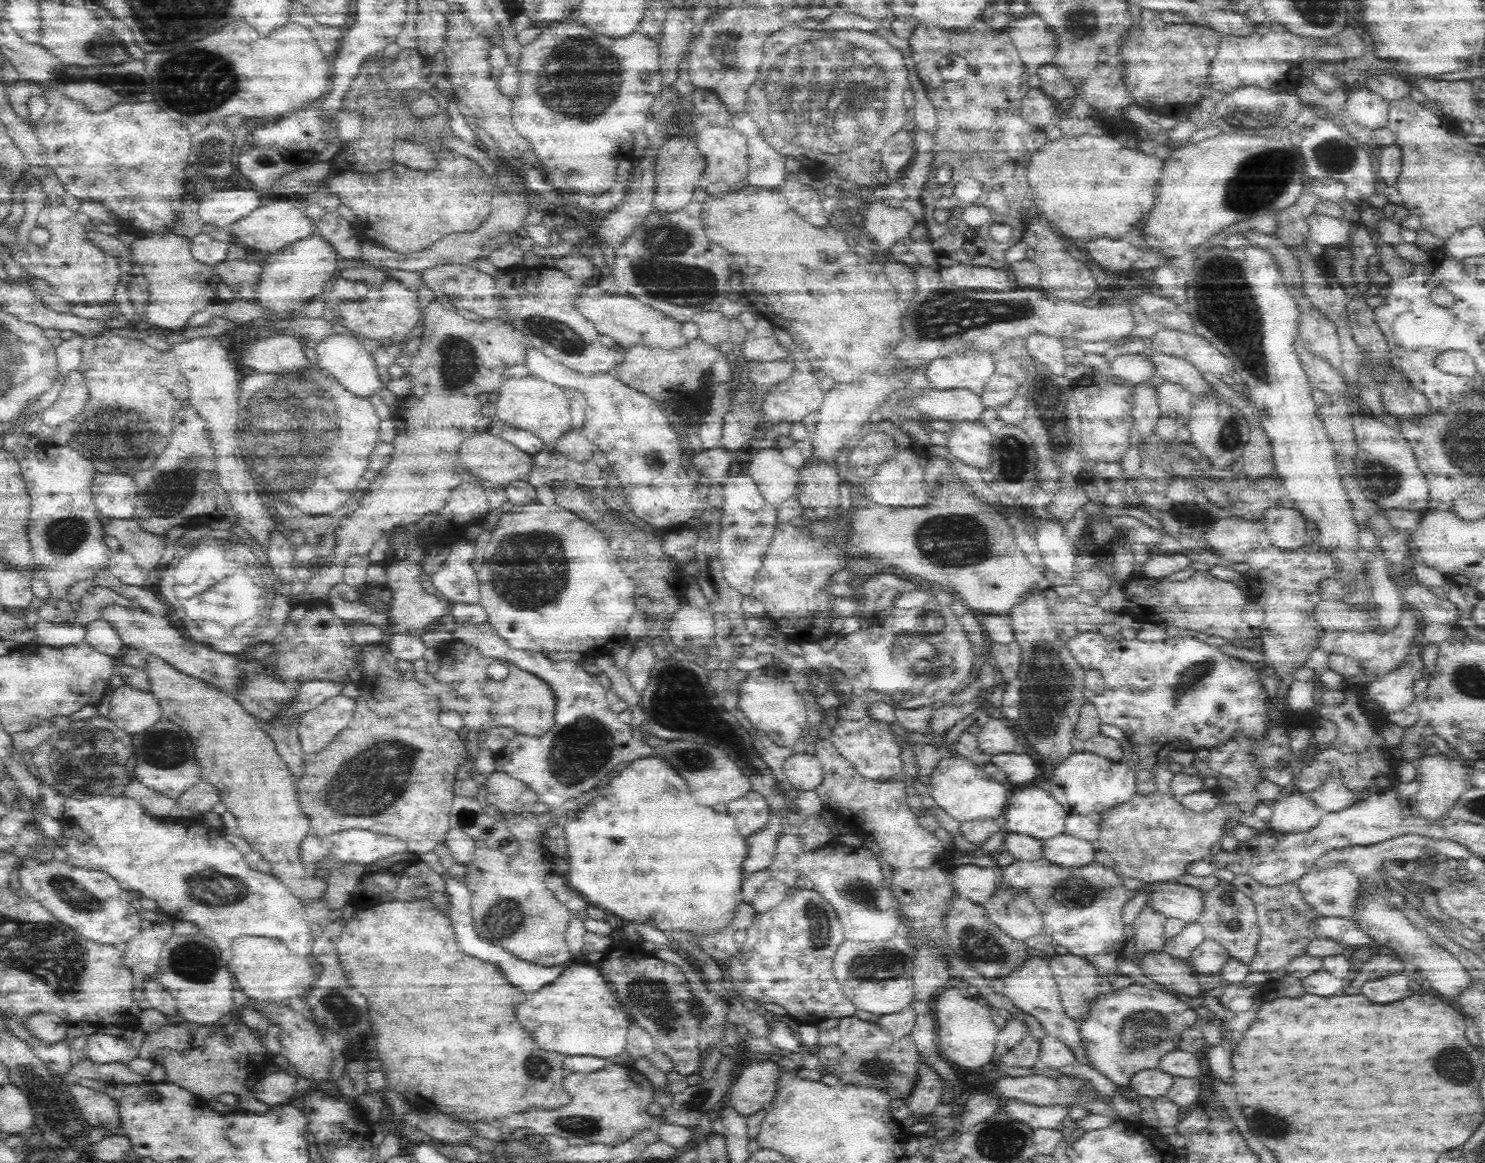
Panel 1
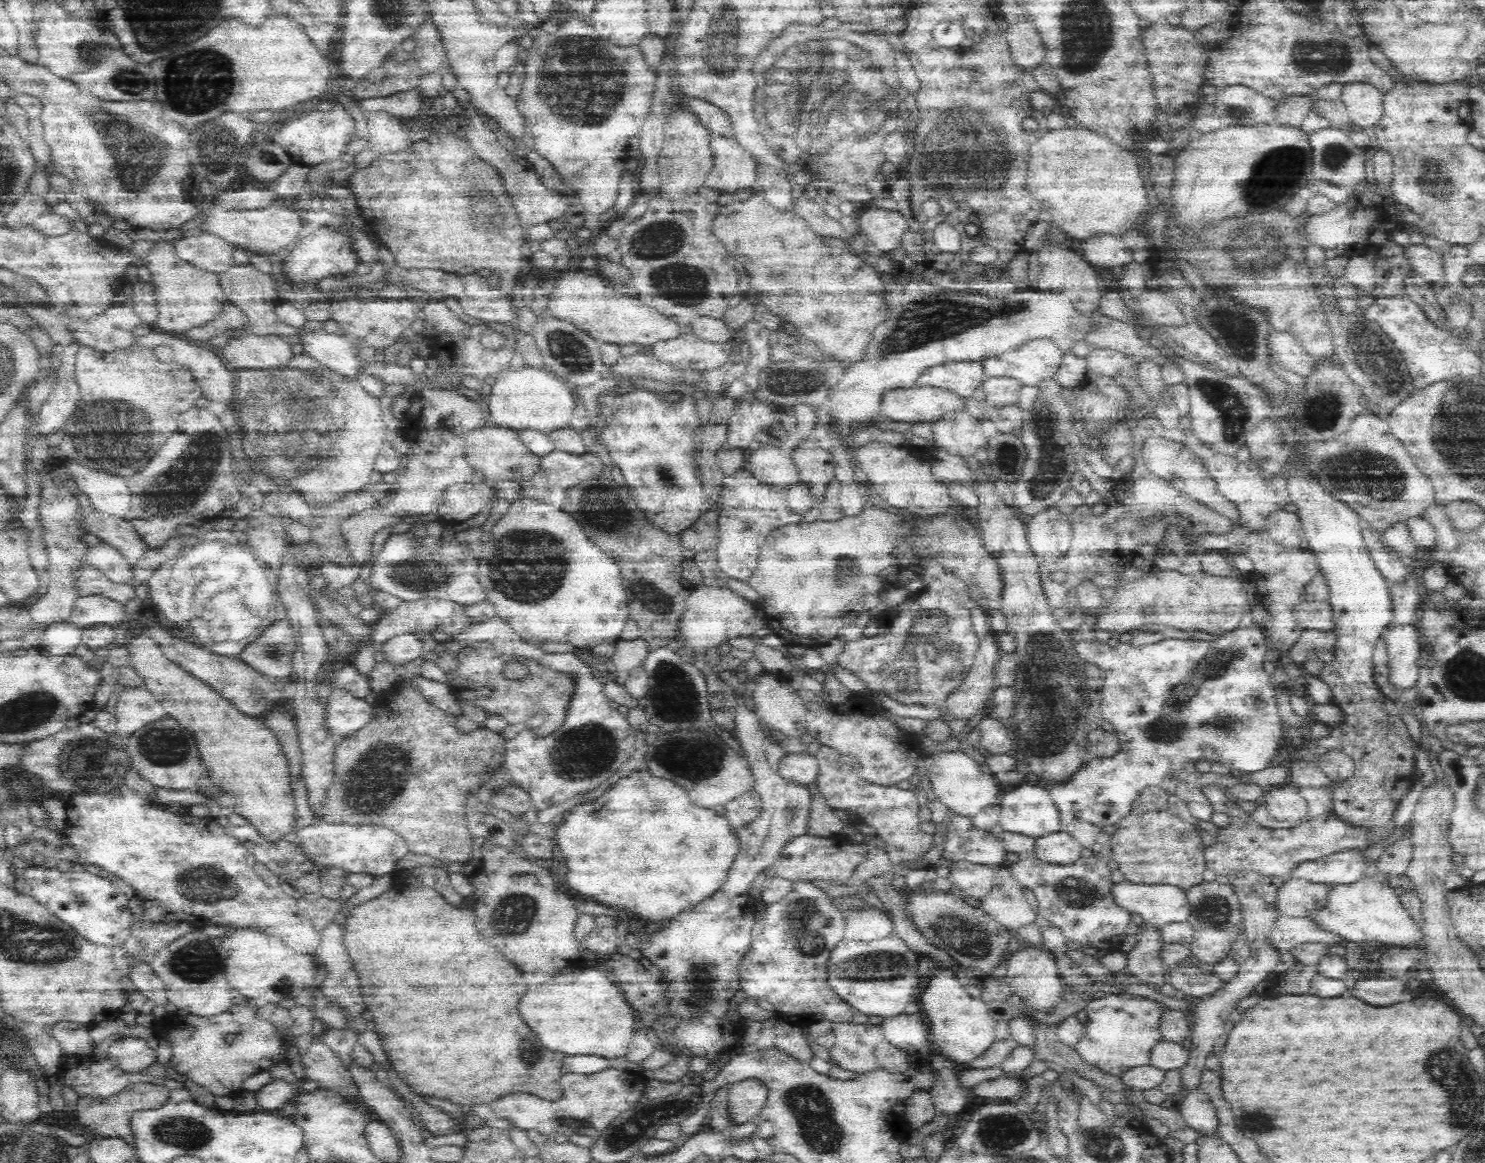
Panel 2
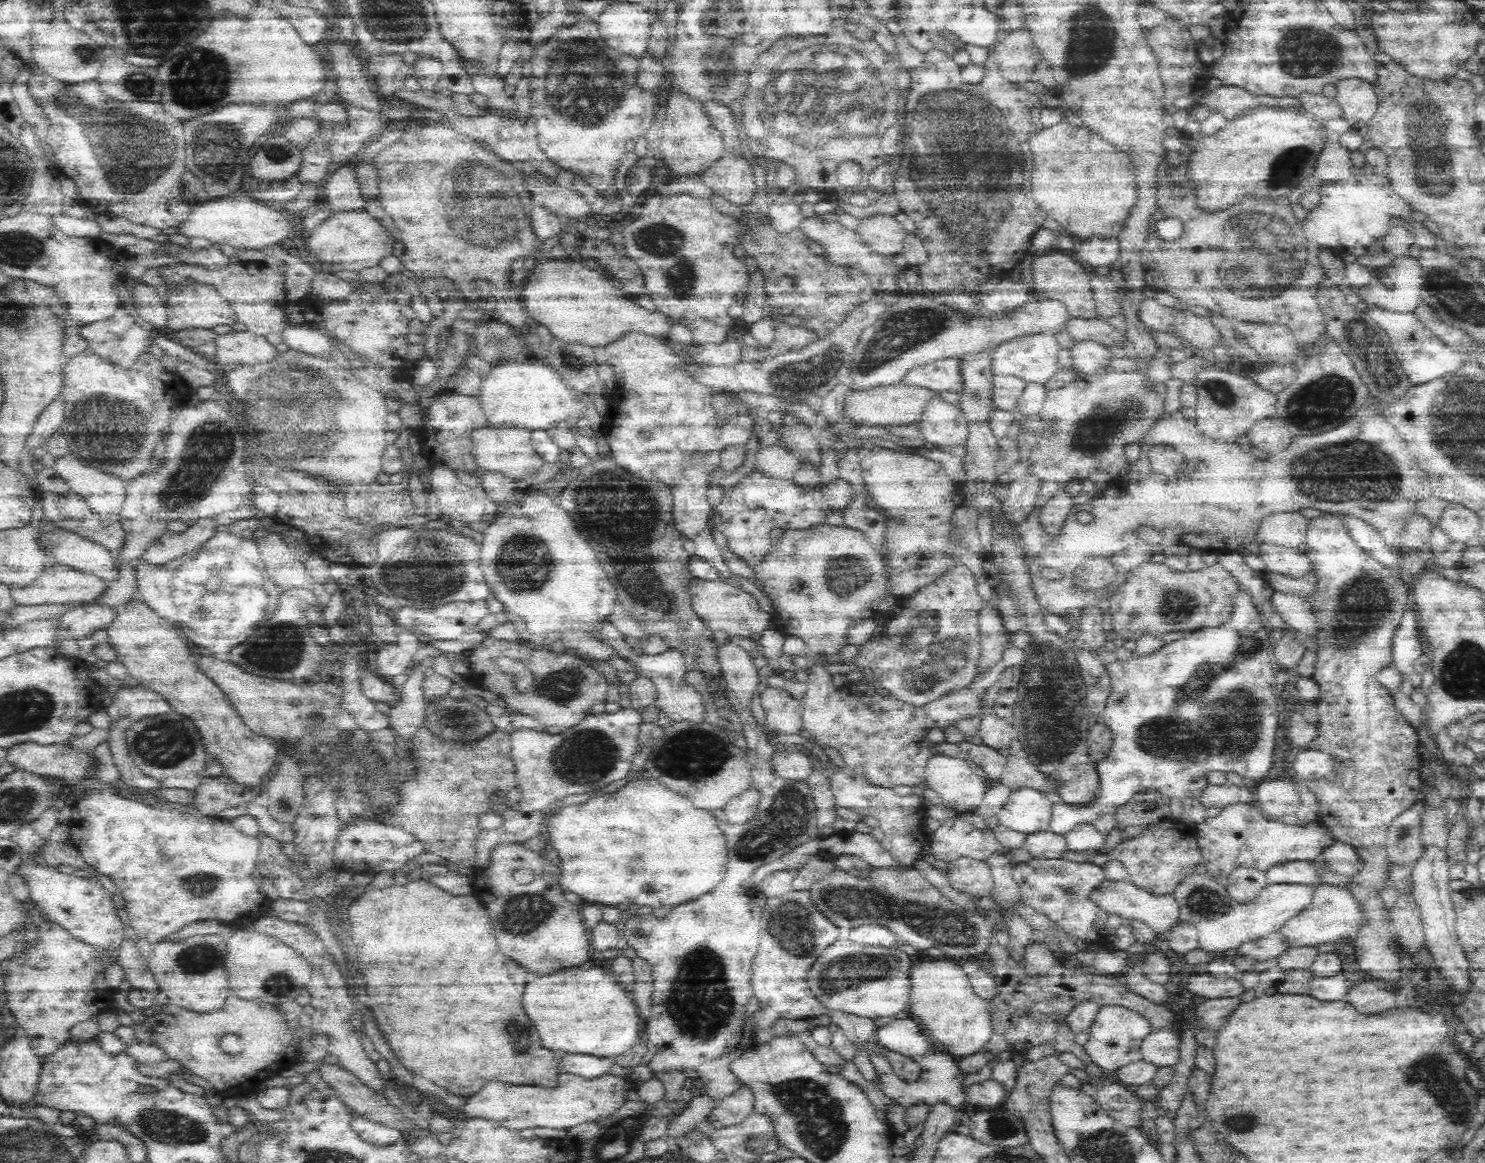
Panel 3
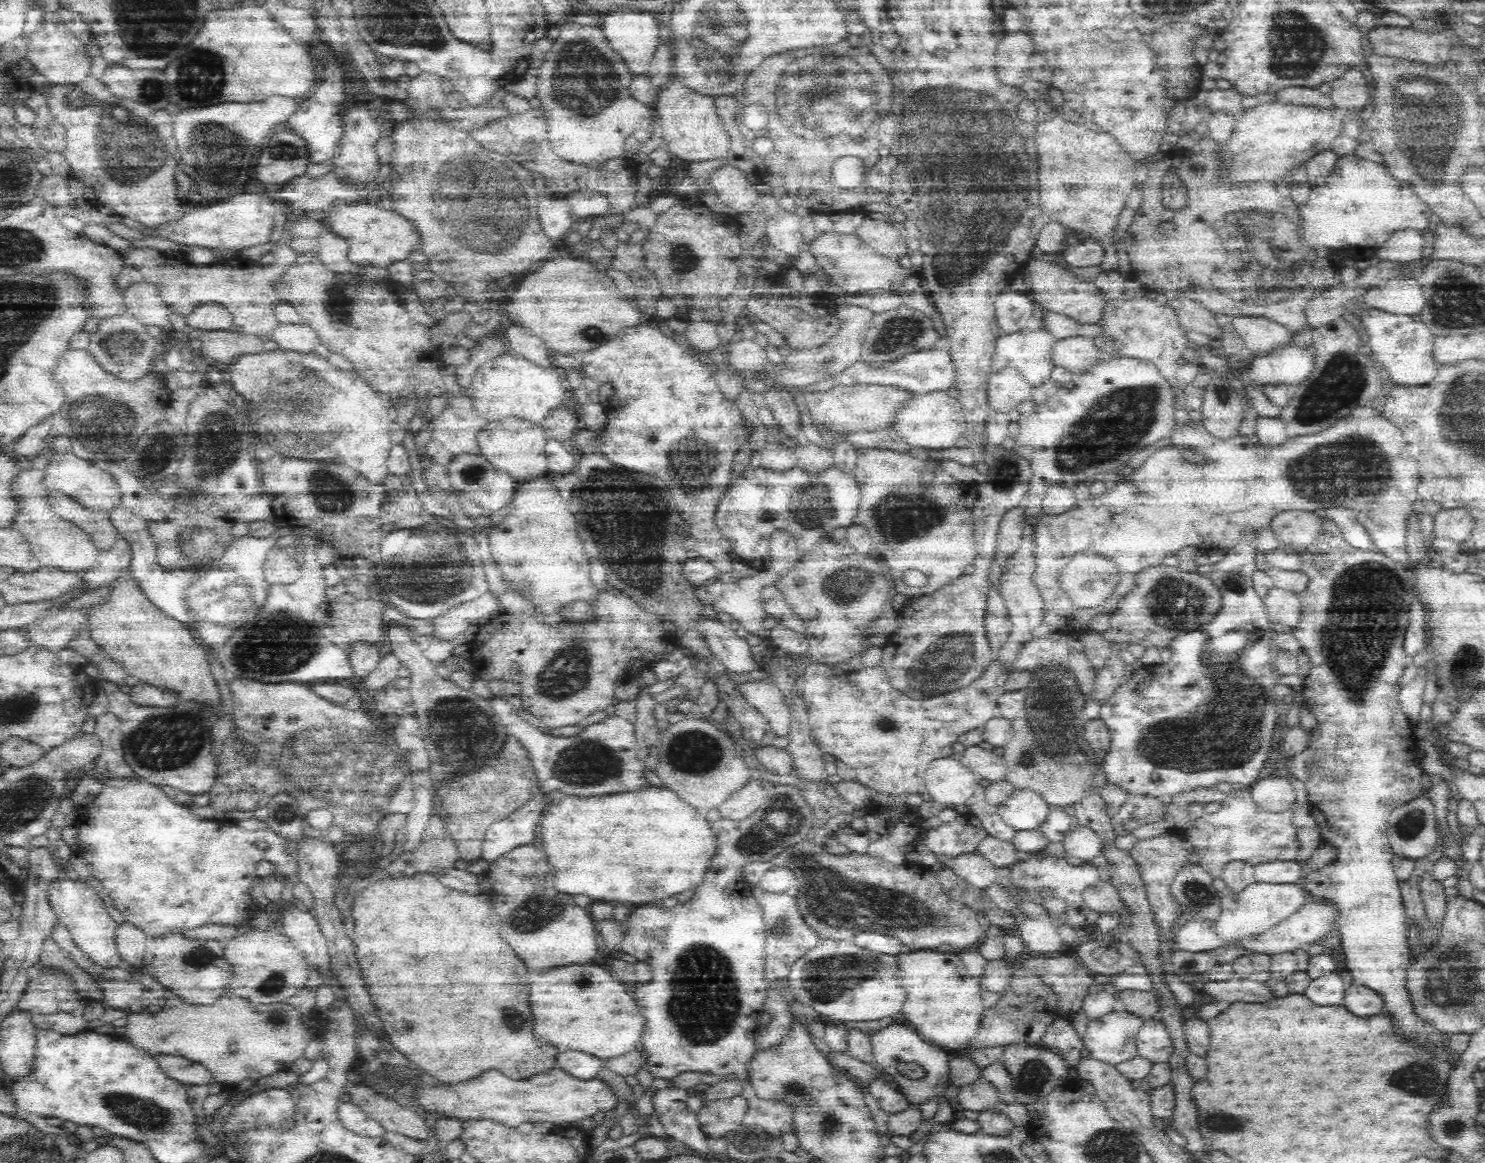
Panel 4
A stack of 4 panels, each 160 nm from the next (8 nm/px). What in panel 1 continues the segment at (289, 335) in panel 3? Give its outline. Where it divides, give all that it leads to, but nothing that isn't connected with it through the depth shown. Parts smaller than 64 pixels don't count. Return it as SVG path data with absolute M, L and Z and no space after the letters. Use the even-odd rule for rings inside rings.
M334 333L319 340L314 350L318 354L319 367L332 375L346 390L358 396L370 396L372 392L380 390L380 378L376 374L378 368L359 337L353 334Z

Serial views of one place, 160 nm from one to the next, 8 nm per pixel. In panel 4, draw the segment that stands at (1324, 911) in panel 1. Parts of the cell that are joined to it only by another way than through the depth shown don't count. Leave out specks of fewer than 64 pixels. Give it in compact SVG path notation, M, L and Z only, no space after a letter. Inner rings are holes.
M1250 883L1239 893L1221 896L1221 913L1213 921L1212 927L1222 939L1228 941L1233 941L1240 937L1259 935L1285 921L1299 908L1302 908L1308 900L1308 896L1300 884Z

